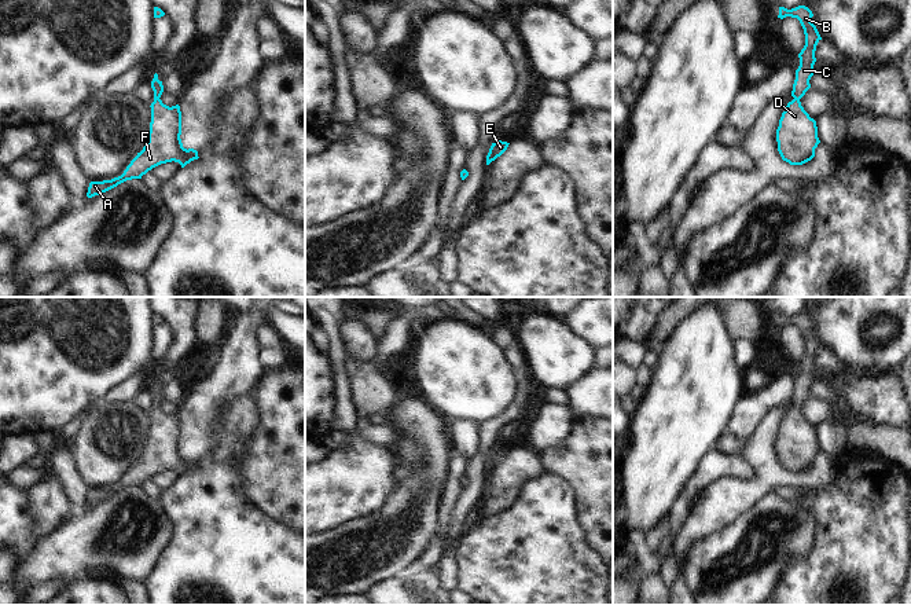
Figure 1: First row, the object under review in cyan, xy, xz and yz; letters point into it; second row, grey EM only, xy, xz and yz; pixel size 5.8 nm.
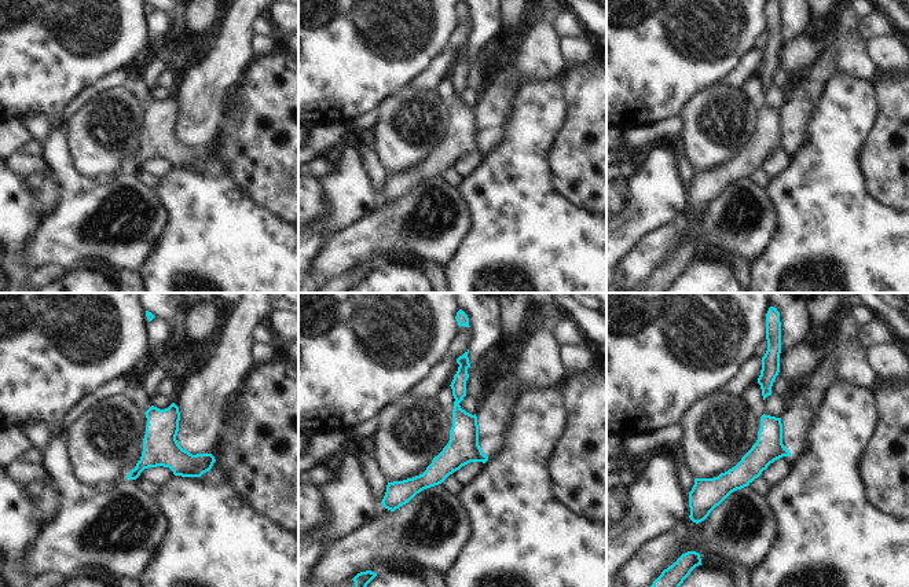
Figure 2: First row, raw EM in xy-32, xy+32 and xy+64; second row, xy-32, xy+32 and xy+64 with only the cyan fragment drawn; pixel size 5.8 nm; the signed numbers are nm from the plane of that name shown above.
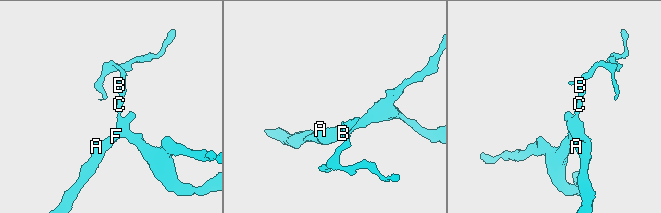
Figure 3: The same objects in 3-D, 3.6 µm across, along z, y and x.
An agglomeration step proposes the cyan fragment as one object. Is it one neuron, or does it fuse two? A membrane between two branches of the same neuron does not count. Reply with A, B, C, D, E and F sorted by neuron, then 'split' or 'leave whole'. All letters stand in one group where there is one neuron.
groups A B C D E F; leave whole

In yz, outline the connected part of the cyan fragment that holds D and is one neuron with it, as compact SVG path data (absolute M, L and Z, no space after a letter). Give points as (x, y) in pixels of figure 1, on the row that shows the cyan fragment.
M798 6L796 8L787 10L785 7L779 7L778 18L783 19L786 16L797 18L804 29L805 34L805 45L798 54L800 66L796 70L796 80L793 84L791 96L794 98L791 102L787 103L782 117L779 120L779 126L776 129L776 142L778 142L778 151L783 161L789 162L790 165L802 165L811 161L815 157L815 148L820 143L818 138L818 126L816 121L809 117L809 114L801 106L800 99L805 95L805 92L811 88L809 80L813 76L813 65L816 62L815 51L818 43L822 40L816 26L811 22L813 14L805 6Z

